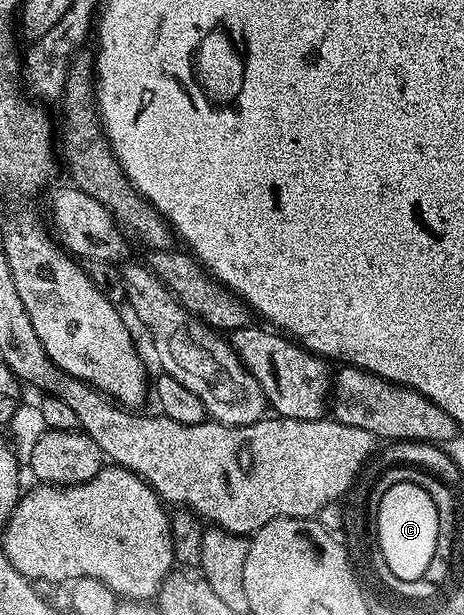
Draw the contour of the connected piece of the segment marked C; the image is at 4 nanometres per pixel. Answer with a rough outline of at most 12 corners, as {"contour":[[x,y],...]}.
{"contour":[[421,486],[386,491],[381,554],[397,578],[424,579],[437,507]]}

